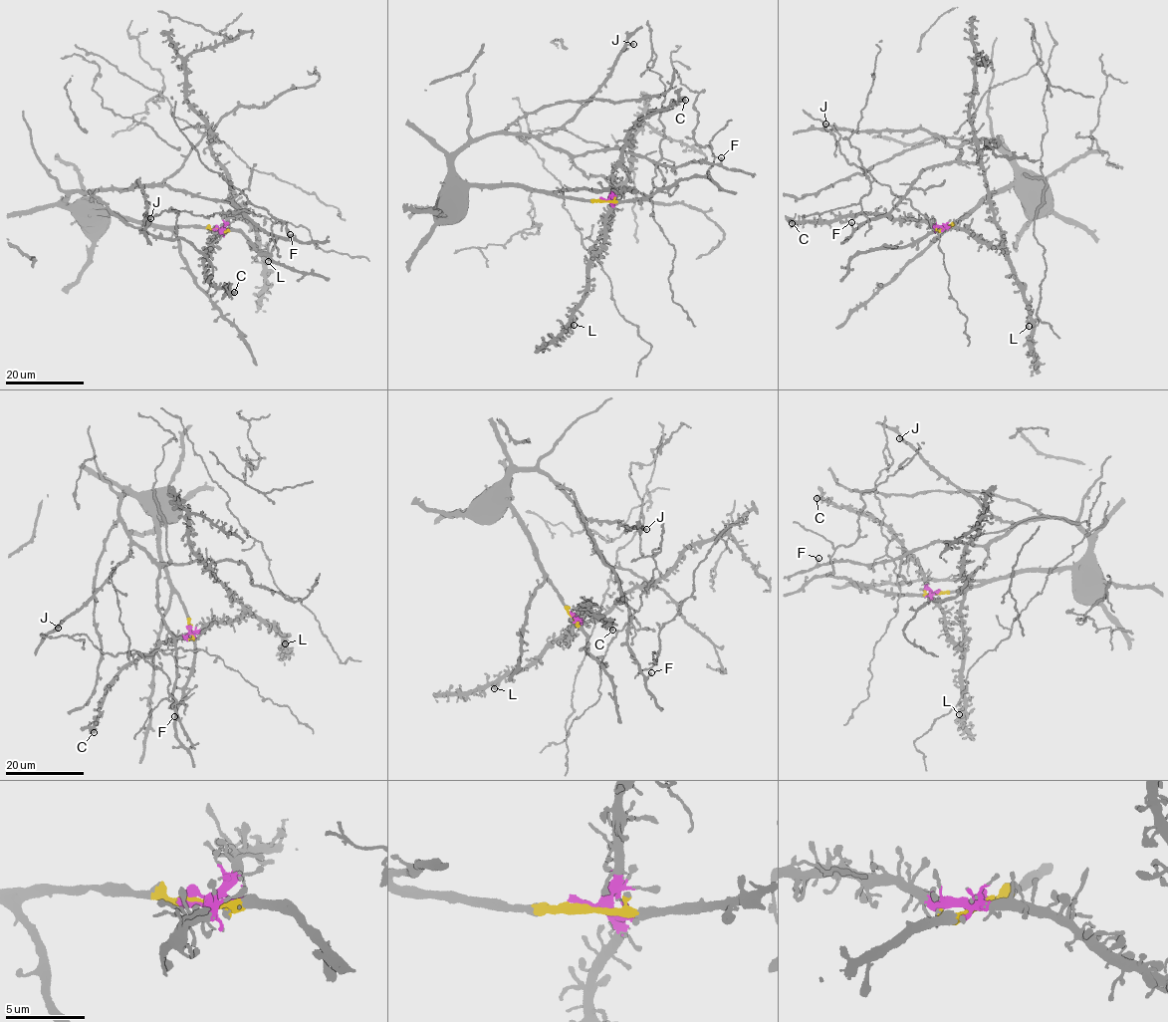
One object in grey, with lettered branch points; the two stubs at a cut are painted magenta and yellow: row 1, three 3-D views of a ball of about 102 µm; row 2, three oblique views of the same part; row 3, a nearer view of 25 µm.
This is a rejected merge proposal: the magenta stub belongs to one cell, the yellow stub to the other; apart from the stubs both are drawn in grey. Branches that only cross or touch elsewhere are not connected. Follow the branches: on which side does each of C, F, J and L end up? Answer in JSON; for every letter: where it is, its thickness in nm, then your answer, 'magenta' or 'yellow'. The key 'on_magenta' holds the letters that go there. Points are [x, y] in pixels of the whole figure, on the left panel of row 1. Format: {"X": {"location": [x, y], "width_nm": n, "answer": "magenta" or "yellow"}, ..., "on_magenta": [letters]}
{"C": {"location": [234, 292], "width_nm": 420, "answer": "magenta"}, "F": {"location": [290, 234], "width_nm": 360, "answer": "yellow"}, "J": {"location": [150, 218], "width_nm": 440, "answer": "yellow"}, "L": {"location": [268, 261], "width_nm": 280, "answer": "magenta"}, "on_magenta": ["C", "L"]}

